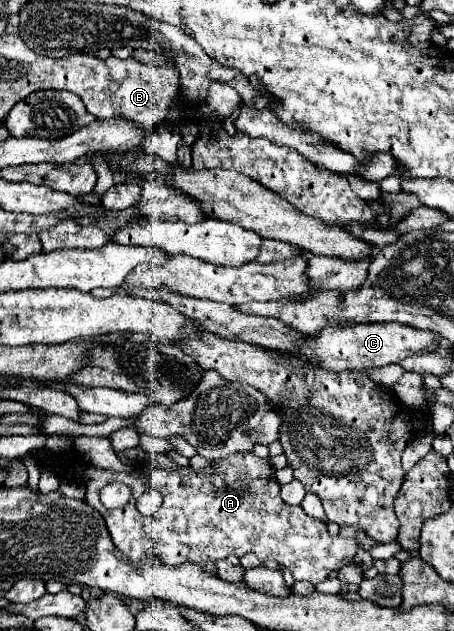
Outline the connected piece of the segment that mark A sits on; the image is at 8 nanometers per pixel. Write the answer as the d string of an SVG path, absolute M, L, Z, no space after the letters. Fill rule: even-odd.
M253 453L221 459L217 461L217 467L209 471L193 471L191 467L177 471L141 467L139 473L145 471L151 477L153 487L163 495L163 505L153 517L143 517L137 509L137 499L145 493L147 485L135 475L89 465L71 467L69 463L65 463L65 469L61 469L61 463L45 463L45 467L65 479L75 477L87 485L87 503L103 515L113 545L131 561L145 561L151 553L155 553L163 565L175 567L183 561L205 565L229 555L243 557L247 553L255 553L261 561L273 559L291 569L295 581L309 581L317 585L325 581L325 577L337 569L343 559L353 559L357 537L367 549L375 543L357 527L343 527L339 537L331 537L325 521L309 517L299 505L287 505L279 495L279 483L269 459L261 459ZM113 481L125 483L133 491L131 501L123 509L105 509L99 501L99 491Z

